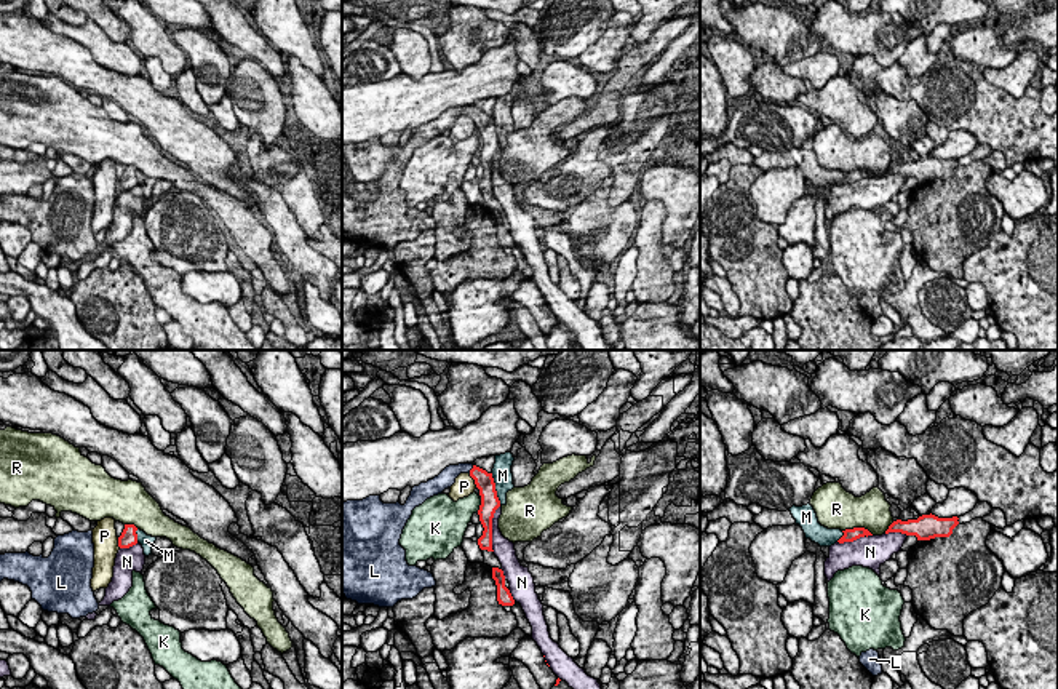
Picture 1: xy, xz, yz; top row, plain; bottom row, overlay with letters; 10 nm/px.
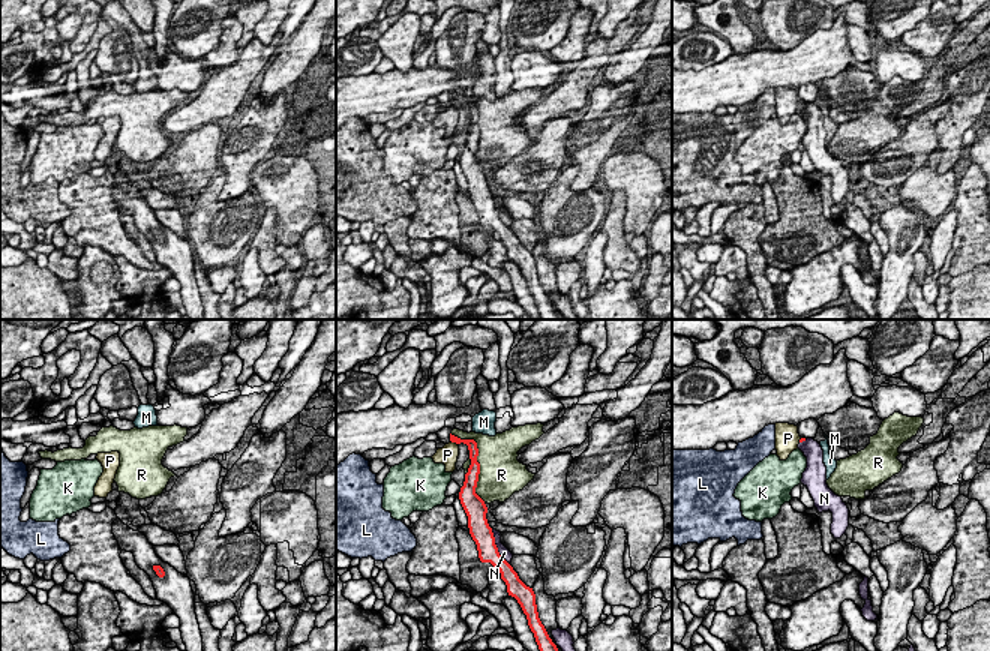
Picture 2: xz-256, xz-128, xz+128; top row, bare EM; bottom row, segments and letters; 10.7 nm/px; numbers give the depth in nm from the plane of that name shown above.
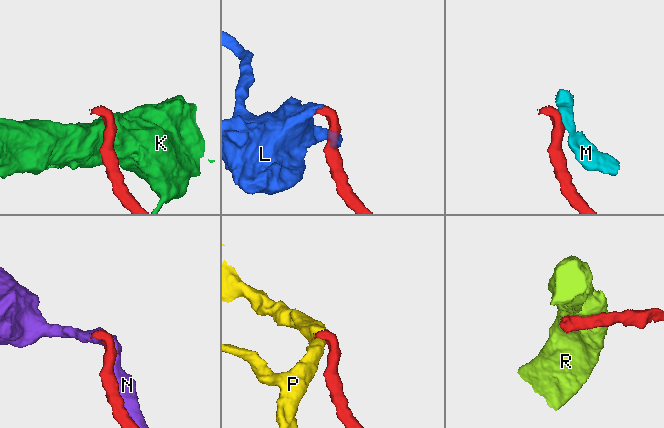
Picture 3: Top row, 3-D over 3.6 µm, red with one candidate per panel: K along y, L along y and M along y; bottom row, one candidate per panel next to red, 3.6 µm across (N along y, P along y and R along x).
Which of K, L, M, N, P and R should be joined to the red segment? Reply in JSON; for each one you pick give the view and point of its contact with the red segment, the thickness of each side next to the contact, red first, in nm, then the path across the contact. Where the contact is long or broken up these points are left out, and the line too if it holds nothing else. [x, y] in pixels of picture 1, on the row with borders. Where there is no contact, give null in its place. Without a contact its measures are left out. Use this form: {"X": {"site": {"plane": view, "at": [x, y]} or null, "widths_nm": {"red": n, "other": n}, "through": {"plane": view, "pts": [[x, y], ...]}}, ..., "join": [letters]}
{"L": {"site": {"plane": "xz", "at": [472, 469]}, "widths_nm": {"red": 190, "other": 160}, "through": {"plane": "xz", "pts": [[483, 480], [472, 469], [457, 469], [449, 473]]}}, "join": ["L"]}

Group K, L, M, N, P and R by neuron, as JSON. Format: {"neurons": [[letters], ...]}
{"neurons": [["K"], ["L"], ["M"], ["N"], ["P"], ["R"]]}

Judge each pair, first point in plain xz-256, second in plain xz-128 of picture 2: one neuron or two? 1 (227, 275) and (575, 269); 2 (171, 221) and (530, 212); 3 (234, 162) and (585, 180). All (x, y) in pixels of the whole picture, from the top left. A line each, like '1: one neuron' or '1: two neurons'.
1: one neuron
2: two neurons
3: one neuron

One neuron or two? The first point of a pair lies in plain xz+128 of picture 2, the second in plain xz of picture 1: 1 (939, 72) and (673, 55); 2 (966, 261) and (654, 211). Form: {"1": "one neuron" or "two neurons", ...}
{"1": "two neurons", "2": "one neuron"}

